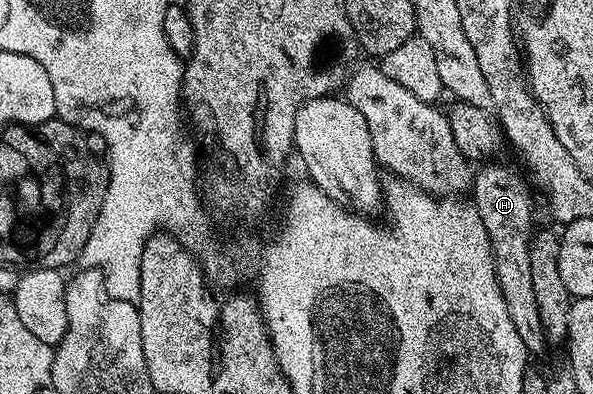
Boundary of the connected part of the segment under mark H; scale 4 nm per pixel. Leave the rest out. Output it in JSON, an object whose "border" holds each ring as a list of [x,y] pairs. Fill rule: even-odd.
{"border":[[[488,161],[475,172],[470,188],[470,201],[486,225],[486,237],[490,237],[494,269],[498,277],[498,289],[506,301],[506,309],[522,343],[533,355],[540,355],[546,348],[542,317],[538,317],[538,300],[534,297],[534,284],[530,278],[530,241],[534,234],[532,227],[532,193],[524,184],[525,176],[507,167],[504,163]]]}

